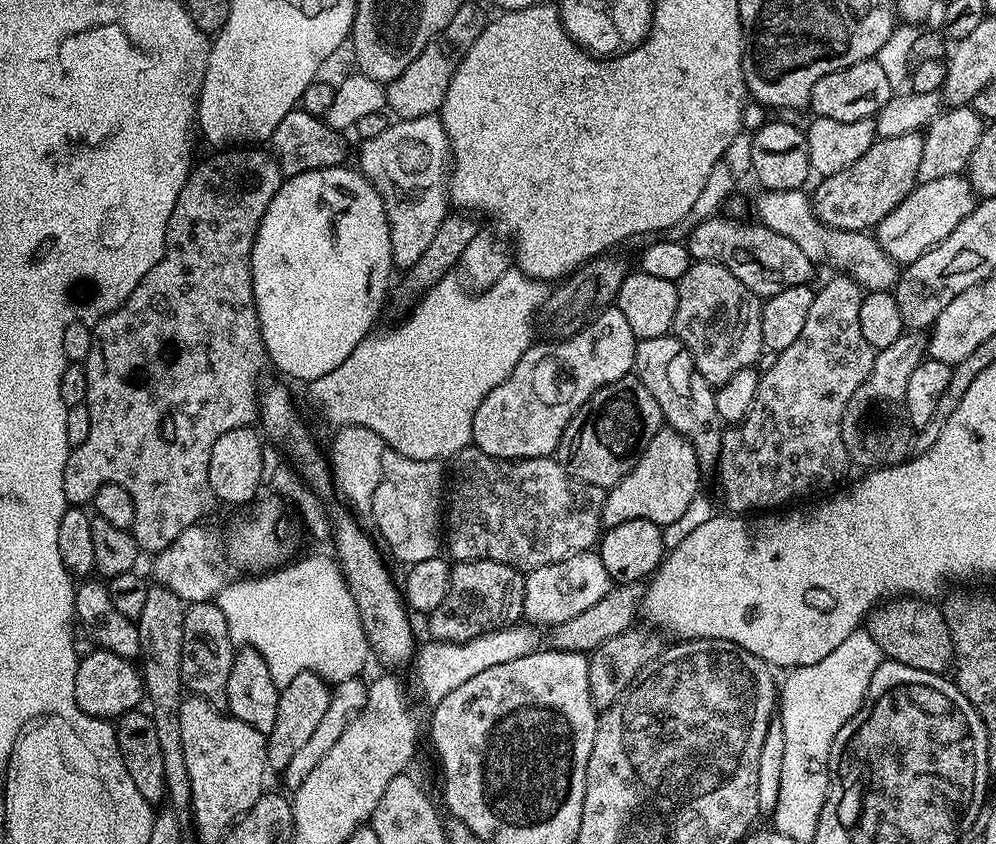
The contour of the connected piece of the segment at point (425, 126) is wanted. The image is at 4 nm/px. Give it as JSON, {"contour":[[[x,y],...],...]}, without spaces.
{"contour":[[[439,115],[396,120],[382,134],[359,146],[359,171],[378,190],[386,210],[393,265],[400,270],[410,269],[425,253],[450,212],[450,149],[444,123]]]}

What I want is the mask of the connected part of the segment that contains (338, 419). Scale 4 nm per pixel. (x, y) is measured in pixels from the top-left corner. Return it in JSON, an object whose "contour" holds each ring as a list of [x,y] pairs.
{"contour":[[[510,270],[494,286],[479,294],[469,294],[465,285],[454,277],[452,274],[442,277],[423,293],[412,313],[397,328],[373,331],[342,366],[334,366],[330,374],[311,381],[312,396],[330,423],[366,426],[389,449],[412,459],[444,462],[472,444],[474,414],[482,398],[512,373],[522,354],[532,347],[532,320],[534,324],[550,288],[543,280],[531,280],[519,270]]]}

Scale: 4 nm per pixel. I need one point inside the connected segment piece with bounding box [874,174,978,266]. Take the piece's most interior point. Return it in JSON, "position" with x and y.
{"position":[926,217]}

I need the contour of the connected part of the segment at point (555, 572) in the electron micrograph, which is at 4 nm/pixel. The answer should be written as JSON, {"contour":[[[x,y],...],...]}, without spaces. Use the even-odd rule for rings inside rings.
{"contour":[[[592,550],[579,552],[552,565],[539,566],[524,577],[523,619],[536,626],[570,622],[570,618],[582,614],[582,610],[590,610],[594,602],[606,598],[613,586],[610,574],[606,574],[606,566],[602,566],[599,555]]]}

